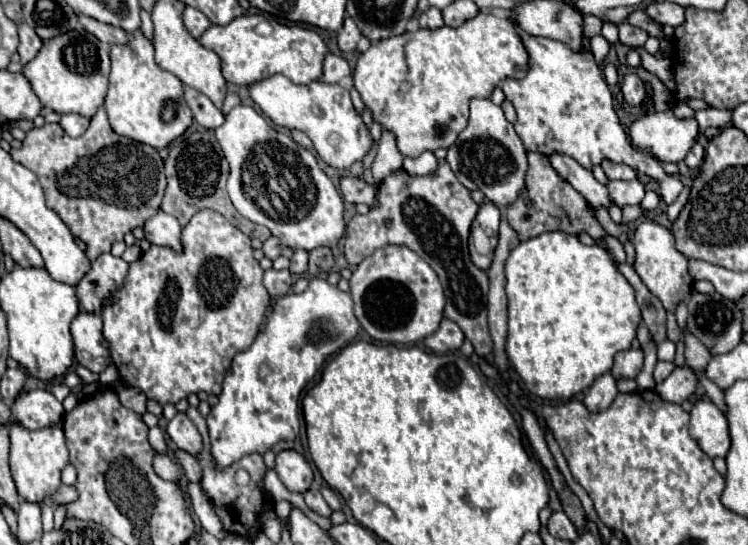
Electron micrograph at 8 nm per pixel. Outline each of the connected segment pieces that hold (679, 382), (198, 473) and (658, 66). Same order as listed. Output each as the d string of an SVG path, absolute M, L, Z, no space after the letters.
M676 367L662 385L656 385L654 391L670 403L682 403L694 393L696 385L696 375L688 367Z
M176 451L176 457L178 457L178 461L180 461L180 465L182 465L182 471L184 471L184 475L190 479L190 473L194 473L194 477L192 477L192 481L200 481L200 477L202 477L202 467L198 465L198 461L192 457L192 455L188 455L186 451Z
M632 47L632 49L636 49L636 51L640 53L642 67L644 67L648 73L656 75L656 77L658 77L670 91L676 89L676 85L674 85L674 75L672 75L672 67L670 67L670 61L668 61L668 59L650 55L644 47Z

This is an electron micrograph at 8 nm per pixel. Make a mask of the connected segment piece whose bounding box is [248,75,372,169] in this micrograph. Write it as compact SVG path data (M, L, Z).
M272 75L250 83L248 93L262 113L274 121L274 125L290 131L304 131L312 139L316 153L336 169L348 169L354 161L362 161L372 145L372 137L362 123L362 117L354 111L350 93L340 85L328 85L322 81L296 85L284 75Z

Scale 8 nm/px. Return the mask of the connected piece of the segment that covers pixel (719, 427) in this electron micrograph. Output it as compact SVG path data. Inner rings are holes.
M698 399L690 411L690 437L708 457L724 457L730 449L730 433L724 413L710 401Z

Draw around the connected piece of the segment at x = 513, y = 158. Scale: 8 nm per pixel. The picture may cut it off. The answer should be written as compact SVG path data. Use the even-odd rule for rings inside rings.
M490 99L470 101L468 127L458 135L456 143L448 149L446 161L450 163L458 181L470 191L480 189L492 203L510 205L524 189L524 177L528 169L526 149L514 131L514 125L506 121L502 109Z

